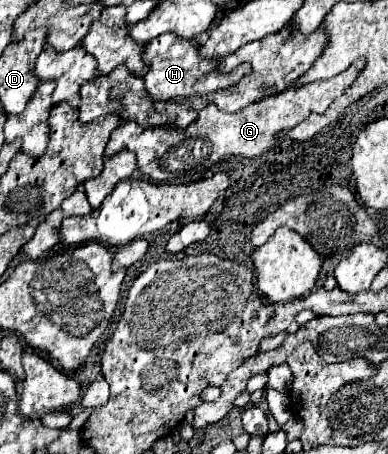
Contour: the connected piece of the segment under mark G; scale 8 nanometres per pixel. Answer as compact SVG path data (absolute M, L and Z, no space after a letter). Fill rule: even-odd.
M363 57L355 61L347 71L325 79L325 81L313 81L301 87L285 89L279 95L265 97L257 103L249 103L245 109L235 113L225 113L217 109L215 103L209 103L199 111L199 119L191 123L187 129L175 129L175 127L141 127L137 121L125 121L121 123L109 139L105 159L113 157L121 149L129 149L137 155L137 167L143 175L147 175L151 181L157 183L191 183L199 181L211 165L225 161L229 157L247 157L255 159L265 155L271 149L279 147L279 135L283 131L293 129L299 125L305 117L311 113L323 113L327 107L343 95L351 83L357 79L357 75L363 71Z

